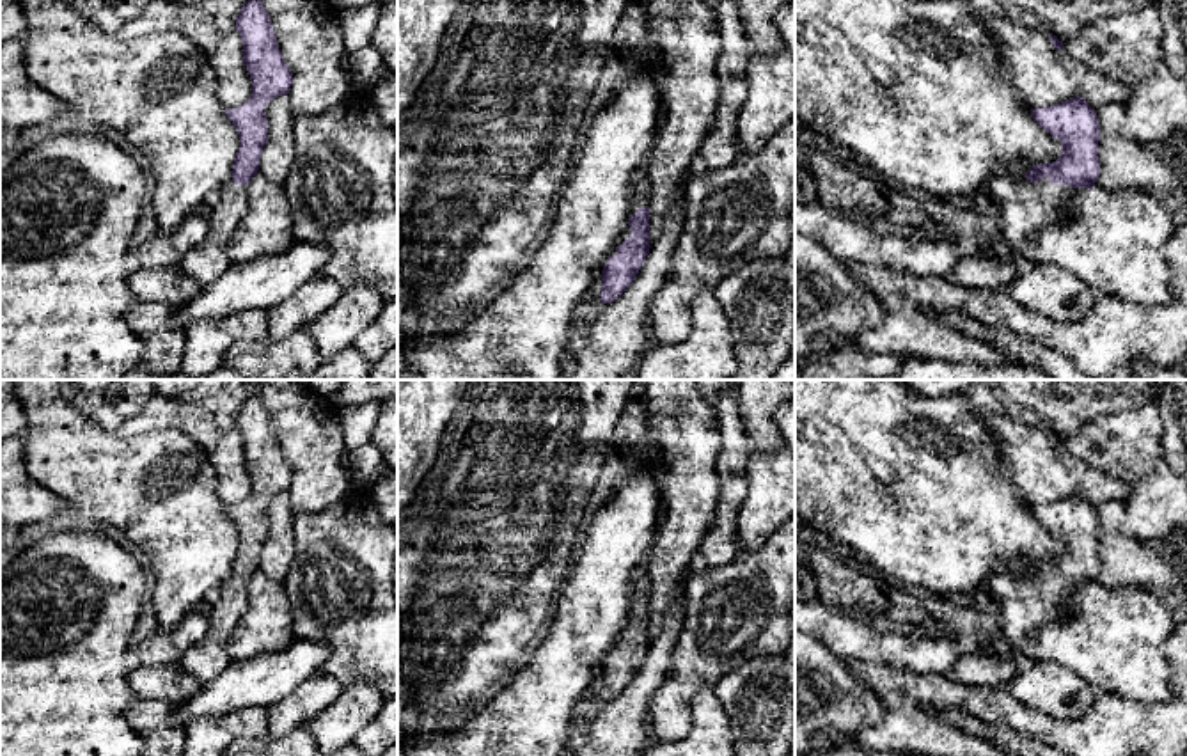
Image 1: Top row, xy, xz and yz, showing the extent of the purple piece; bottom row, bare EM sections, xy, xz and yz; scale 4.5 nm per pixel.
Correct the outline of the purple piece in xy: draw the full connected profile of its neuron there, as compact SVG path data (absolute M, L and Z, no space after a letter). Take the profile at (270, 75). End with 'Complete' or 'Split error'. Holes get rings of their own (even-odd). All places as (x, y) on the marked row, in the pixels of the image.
M248 0L240 9L236 32L252 80L248 101L225 110L227 119L236 126L240 149L231 177L209 199L206 241L177 264L202 286L216 280L231 266L225 245L248 208L248 183L259 170L259 158L268 142L264 105L287 94L293 85L293 73L279 50L270 14L261 0Z. Split error

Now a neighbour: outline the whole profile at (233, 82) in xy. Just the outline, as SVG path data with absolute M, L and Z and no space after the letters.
M151 0L144 12L124 21L117 30L121 39L145 37L154 32L186 35L213 64L216 98L225 108L245 105L252 92L252 80L243 64L240 34L220 34L213 18L199 7L170 0Z

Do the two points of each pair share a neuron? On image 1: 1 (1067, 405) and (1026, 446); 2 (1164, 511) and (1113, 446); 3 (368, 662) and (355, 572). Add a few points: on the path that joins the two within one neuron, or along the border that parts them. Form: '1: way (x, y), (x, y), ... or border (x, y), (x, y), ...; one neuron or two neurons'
1: border (1006, 412), (1047, 433); two neurons
2: way (1157, 496), (1154, 487), (1129, 462); one neuron
3: way (368, 639), (368, 630), (355, 613), (355, 595); one neuron

